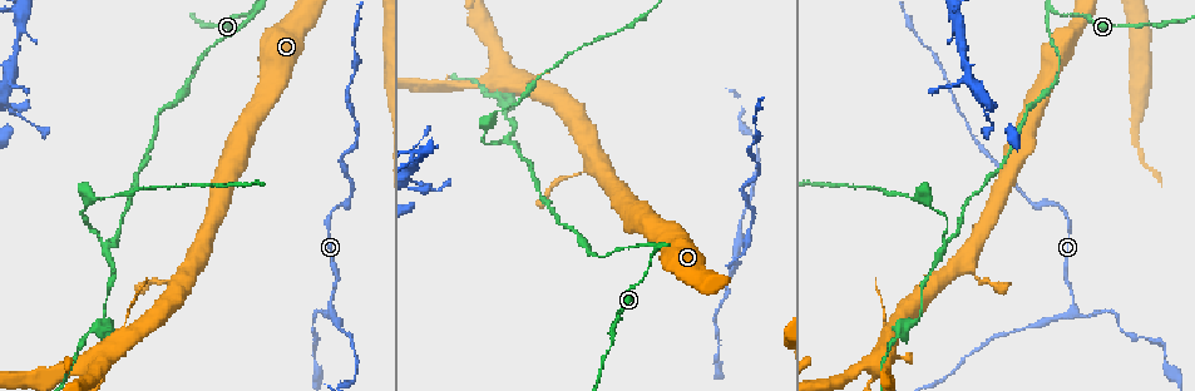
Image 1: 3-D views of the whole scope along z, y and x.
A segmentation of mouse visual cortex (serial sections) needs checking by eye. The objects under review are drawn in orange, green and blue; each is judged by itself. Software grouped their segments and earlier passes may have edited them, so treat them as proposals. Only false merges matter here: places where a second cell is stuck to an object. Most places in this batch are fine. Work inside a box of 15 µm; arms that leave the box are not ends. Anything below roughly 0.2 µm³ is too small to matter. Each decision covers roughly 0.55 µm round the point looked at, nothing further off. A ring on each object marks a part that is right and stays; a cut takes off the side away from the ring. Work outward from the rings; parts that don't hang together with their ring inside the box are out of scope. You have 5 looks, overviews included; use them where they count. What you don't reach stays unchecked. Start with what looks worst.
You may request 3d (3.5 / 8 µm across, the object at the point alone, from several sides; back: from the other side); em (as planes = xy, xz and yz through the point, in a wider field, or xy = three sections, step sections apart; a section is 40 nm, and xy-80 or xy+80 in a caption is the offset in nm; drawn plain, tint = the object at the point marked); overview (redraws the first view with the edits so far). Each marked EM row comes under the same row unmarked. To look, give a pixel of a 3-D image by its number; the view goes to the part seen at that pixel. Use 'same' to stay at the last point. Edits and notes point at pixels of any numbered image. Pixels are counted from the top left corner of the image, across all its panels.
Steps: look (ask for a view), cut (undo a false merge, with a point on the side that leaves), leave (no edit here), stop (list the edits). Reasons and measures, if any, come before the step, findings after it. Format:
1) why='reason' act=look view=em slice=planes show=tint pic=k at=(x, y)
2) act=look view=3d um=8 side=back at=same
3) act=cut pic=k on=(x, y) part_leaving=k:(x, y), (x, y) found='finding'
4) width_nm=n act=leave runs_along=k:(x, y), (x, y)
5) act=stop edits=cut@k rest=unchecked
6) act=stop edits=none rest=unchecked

why='sharp bend' act=look view=3d um=3.5 side=back pic=1 at=(1048, 10)

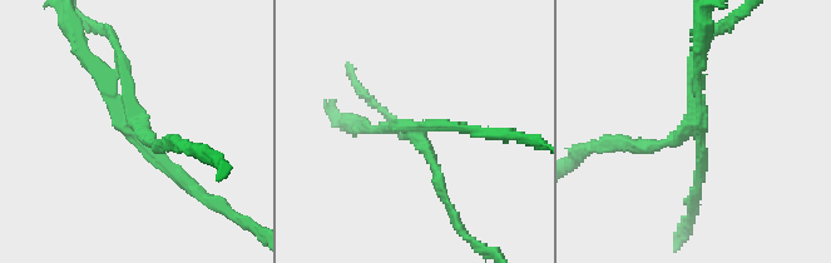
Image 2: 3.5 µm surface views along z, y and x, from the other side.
act=look view=em slice=planes show=tint pic=2 at=(423, 128)

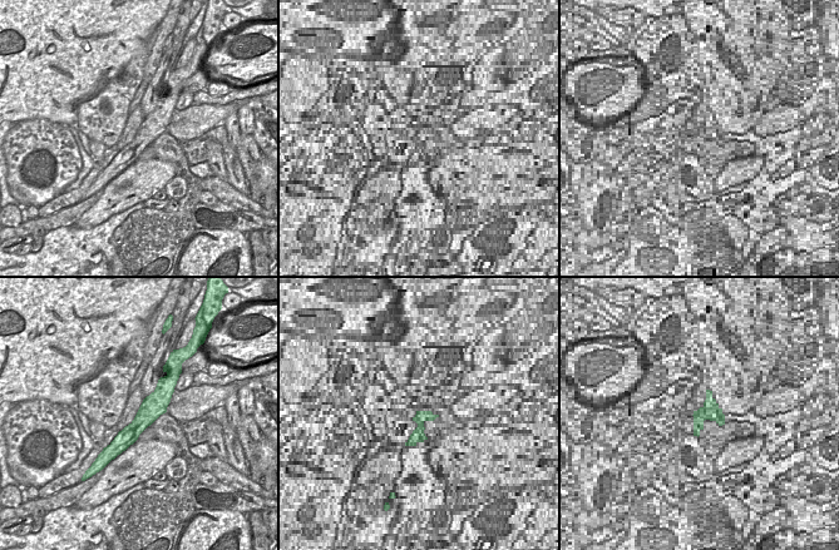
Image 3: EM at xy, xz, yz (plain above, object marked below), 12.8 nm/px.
act=cut pic=2 on=(172, 168) part_leaving=2:(148, 148), (198, 194), (233, 217) found='a second cell is stuck on'

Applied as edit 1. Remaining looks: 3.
act=look view=3d um=3.5 side=back pic=1 at=(329, 309)

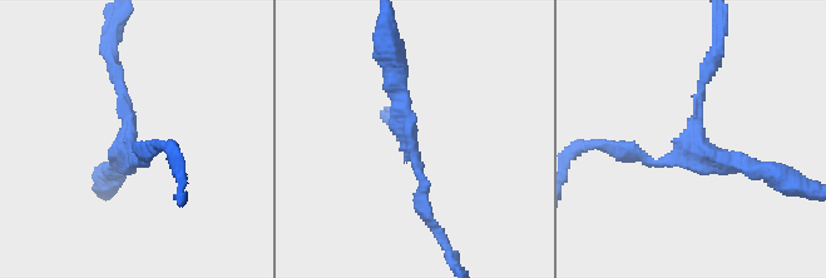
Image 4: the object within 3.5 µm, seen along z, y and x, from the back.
arms=3 arm_widths_nm=150,150,250 act=look view=em slice=xy step=1 show=tint pic=4 at=(696, 143)

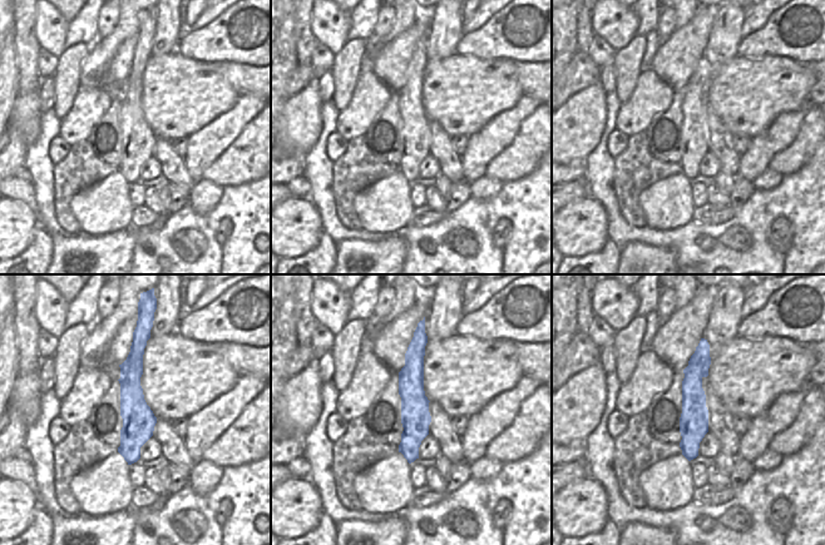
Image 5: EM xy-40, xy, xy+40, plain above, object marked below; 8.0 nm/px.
act=leave runs_along=4:(113, 61), (125, 99), (125, 157), (113, 173) found='continuous, no second cell'

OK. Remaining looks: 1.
act=stop edits=cut@2 rest=unchecked

